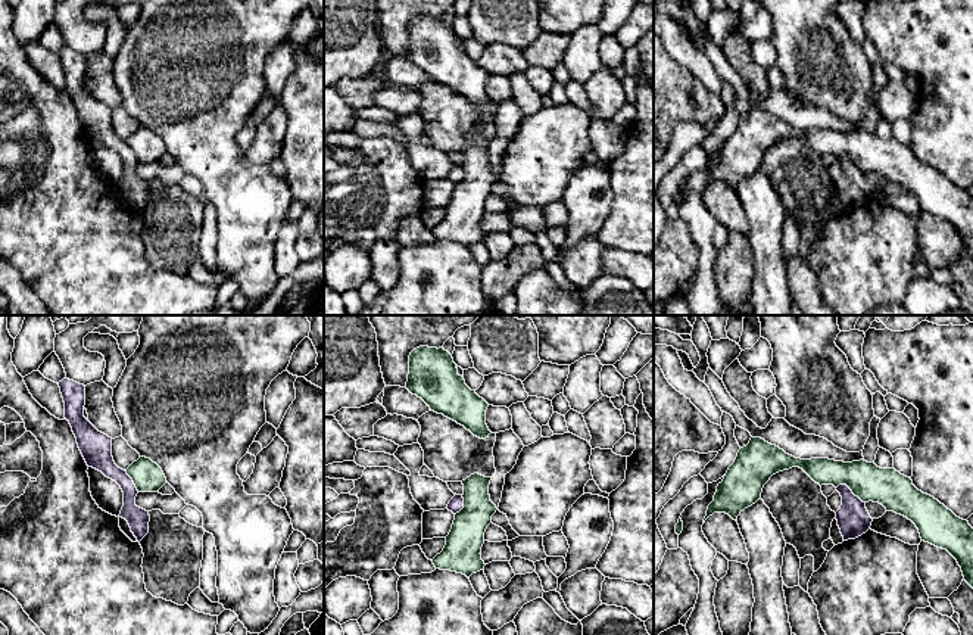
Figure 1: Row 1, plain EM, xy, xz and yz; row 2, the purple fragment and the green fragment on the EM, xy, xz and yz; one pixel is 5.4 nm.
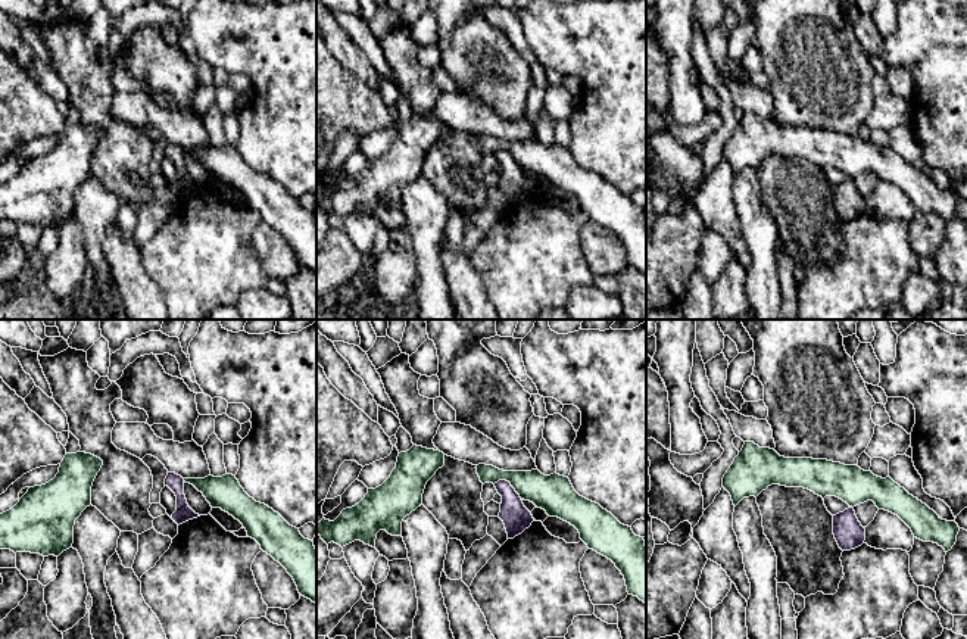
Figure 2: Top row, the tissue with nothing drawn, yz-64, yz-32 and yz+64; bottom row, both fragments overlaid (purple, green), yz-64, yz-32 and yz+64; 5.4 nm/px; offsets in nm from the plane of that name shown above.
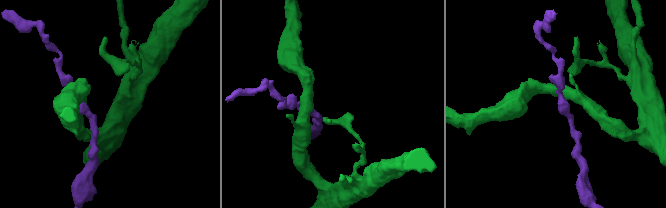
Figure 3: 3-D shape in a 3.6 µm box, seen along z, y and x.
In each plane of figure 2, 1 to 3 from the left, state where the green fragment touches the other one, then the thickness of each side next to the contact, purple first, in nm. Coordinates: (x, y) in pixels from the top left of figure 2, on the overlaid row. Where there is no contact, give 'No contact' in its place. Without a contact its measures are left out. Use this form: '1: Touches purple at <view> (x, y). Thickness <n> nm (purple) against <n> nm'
1: No contact
2: Touches purple at yz-32 (509, 483). Thickness 150 nm (purple) against 200 nm
3: No contact

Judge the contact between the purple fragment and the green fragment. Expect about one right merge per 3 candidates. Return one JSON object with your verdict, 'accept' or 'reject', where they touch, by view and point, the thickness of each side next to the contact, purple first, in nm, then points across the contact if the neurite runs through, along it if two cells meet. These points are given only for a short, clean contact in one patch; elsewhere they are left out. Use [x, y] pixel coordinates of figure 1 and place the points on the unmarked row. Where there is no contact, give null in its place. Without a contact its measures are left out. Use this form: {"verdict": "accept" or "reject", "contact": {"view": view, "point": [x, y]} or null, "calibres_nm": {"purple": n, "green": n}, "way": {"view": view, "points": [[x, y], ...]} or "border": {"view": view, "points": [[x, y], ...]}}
{"verdict": "reject", "contact": {"view": "yz", "point": [851, 161]}, "calibres_nm": {"purple": 180, "green": 200}, "border": {"view": "yz", "points": [[836, 156], [845, 155], [864, 173]]}}

